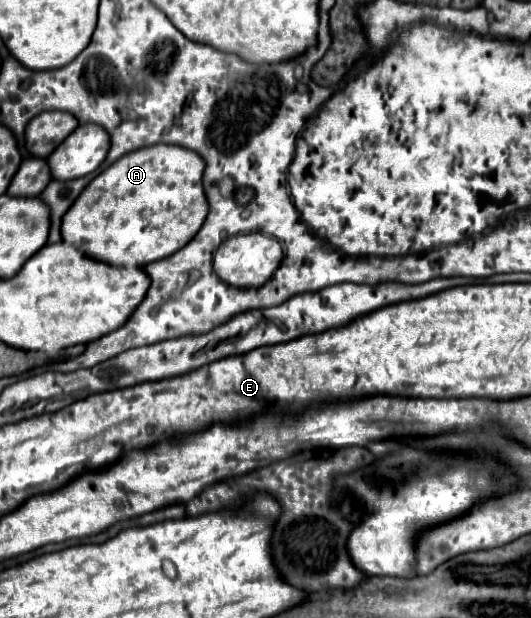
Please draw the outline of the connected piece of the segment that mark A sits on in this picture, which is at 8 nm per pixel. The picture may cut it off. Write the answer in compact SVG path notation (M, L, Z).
M146 146L100 172L62 218L62 242L112 266L146 266L180 250L200 230L208 202L202 188L204 160L182 146Z

